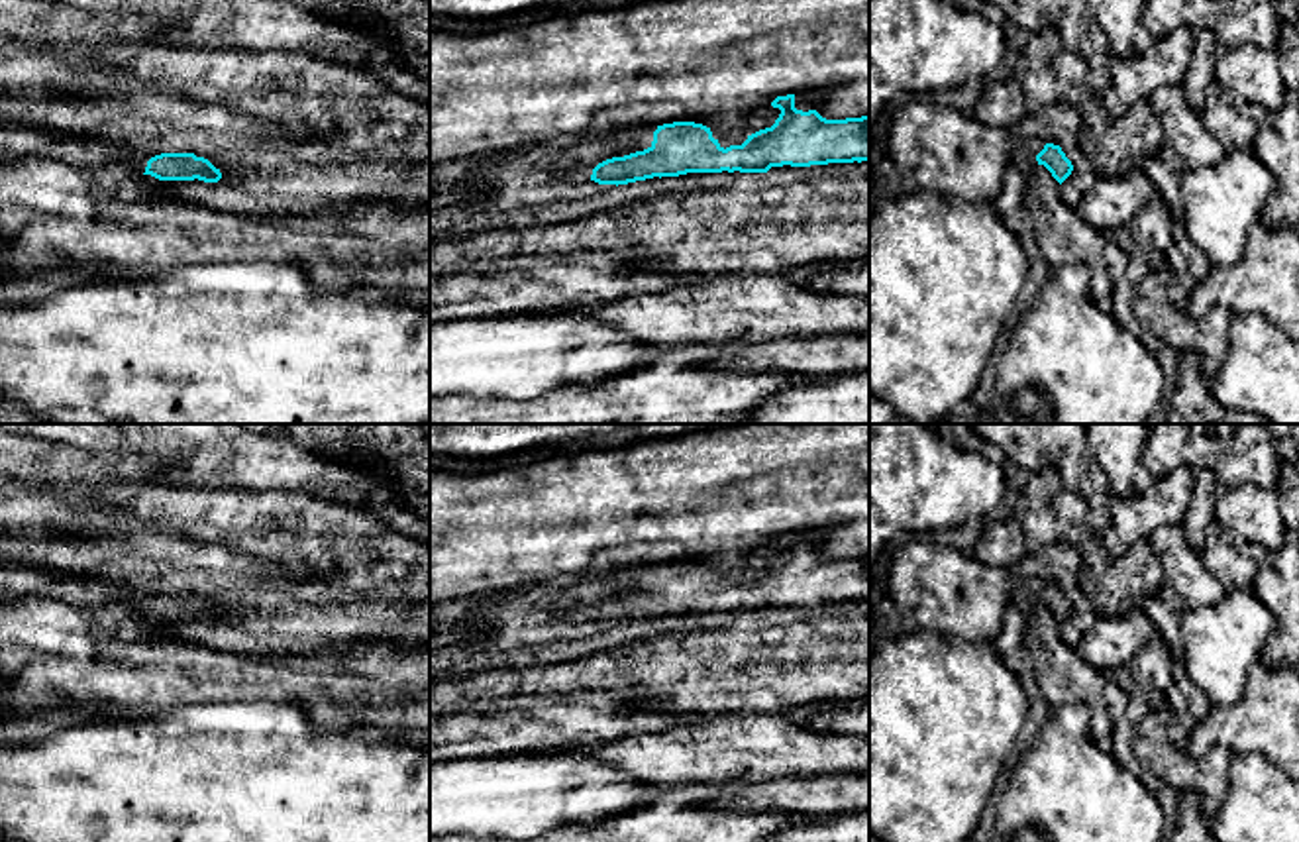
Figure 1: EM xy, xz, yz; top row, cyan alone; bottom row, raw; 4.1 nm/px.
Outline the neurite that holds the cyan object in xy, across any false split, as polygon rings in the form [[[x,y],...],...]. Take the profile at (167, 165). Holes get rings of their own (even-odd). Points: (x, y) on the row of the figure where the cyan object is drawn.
[[[161,153],[147,161],[145,173],[159,181],[204,181],[218,183],[222,179],[208,159],[194,153]]]

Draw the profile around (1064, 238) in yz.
[[[1036,165],[1026,177],[1022,194],[1032,218],[1036,243],[1052,267],[1083,263],[1089,267],[1089,294],[1103,310],[1113,310],[1113,290],[1126,277],[1128,257],[1107,236],[1089,226],[1077,208],[1060,196],[1060,183],[1044,165]]]

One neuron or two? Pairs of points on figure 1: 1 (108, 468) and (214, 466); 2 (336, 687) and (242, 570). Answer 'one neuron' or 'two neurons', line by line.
1: two neurons
2: two neurons

